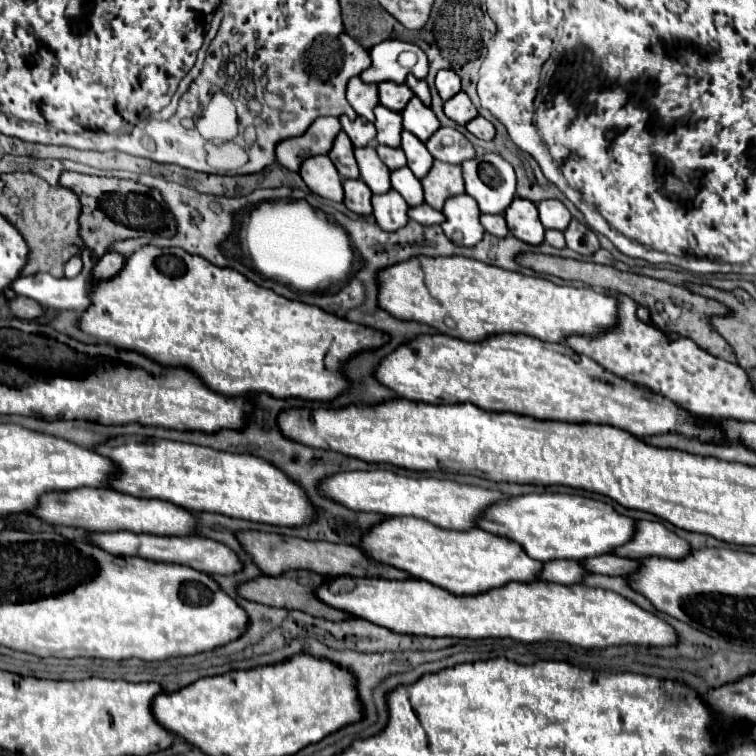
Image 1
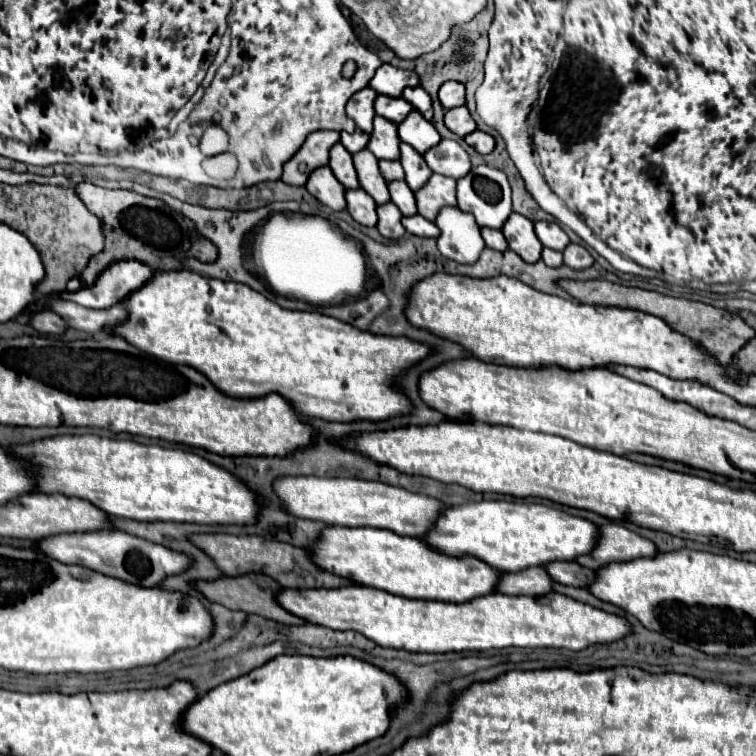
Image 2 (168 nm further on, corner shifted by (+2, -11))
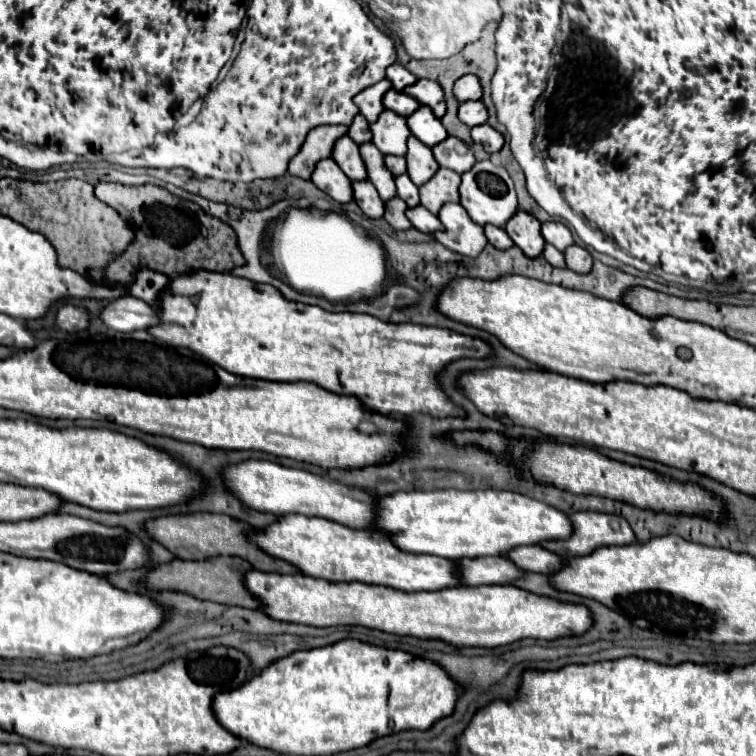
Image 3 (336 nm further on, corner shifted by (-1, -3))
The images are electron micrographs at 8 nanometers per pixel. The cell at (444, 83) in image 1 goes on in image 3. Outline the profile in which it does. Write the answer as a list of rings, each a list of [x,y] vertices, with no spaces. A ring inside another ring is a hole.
[[[464,75],[454,83],[454,95],[456,99],[462,101],[470,101],[470,99],[480,99],[482,97],[482,89],[480,89],[480,81],[476,75]]]

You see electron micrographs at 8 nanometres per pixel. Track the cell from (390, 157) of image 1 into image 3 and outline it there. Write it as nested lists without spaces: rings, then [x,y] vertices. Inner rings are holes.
[[[386,155],[384,161],[386,161],[386,167],[390,169],[392,175],[402,175],[402,173],[406,173],[406,159],[404,159],[404,157]]]

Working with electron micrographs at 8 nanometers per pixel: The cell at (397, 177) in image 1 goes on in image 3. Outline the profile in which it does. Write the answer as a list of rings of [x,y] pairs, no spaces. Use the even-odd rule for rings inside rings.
[[[404,173],[400,177],[396,177],[396,189],[398,189],[398,197],[406,201],[408,207],[416,207],[418,201],[418,187],[410,181],[410,177]]]

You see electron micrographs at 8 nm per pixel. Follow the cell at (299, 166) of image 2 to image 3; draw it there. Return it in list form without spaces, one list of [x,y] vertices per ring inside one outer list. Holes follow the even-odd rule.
[[[320,125],[316,129],[312,129],[308,133],[304,145],[300,147],[298,155],[290,161],[288,173],[296,175],[300,179],[310,179],[316,163],[320,159],[330,157],[336,139],[346,135],[346,131],[348,131],[348,127],[344,127],[344,125]]]

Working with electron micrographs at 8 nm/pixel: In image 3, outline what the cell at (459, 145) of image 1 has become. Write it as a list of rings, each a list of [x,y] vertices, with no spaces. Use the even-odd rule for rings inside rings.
[[[452,135],[448,139],[444,139],[444,143],[432,147],[432,151],[434,151],[434,157],[440,167],[452,169],[456,173],[464,173],[476,163],[472,149],[462,139],[452,137]]]

